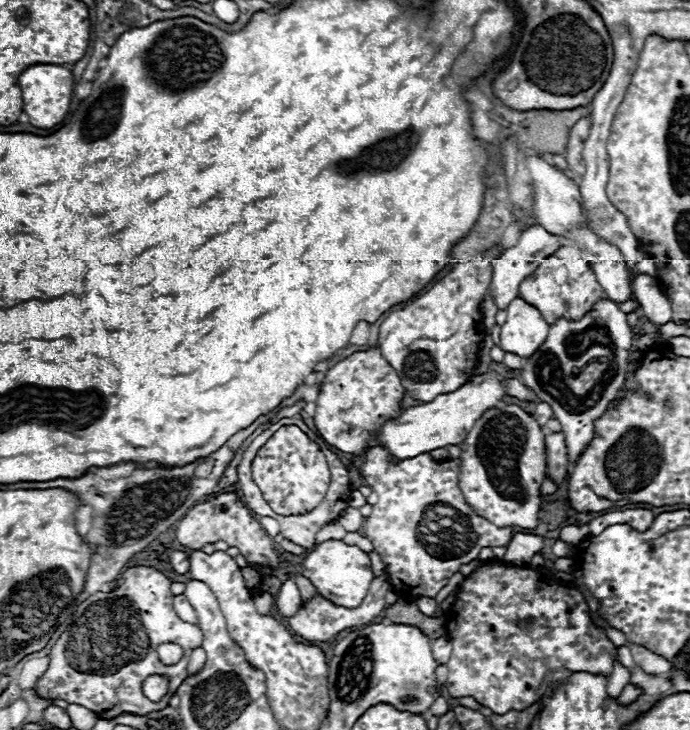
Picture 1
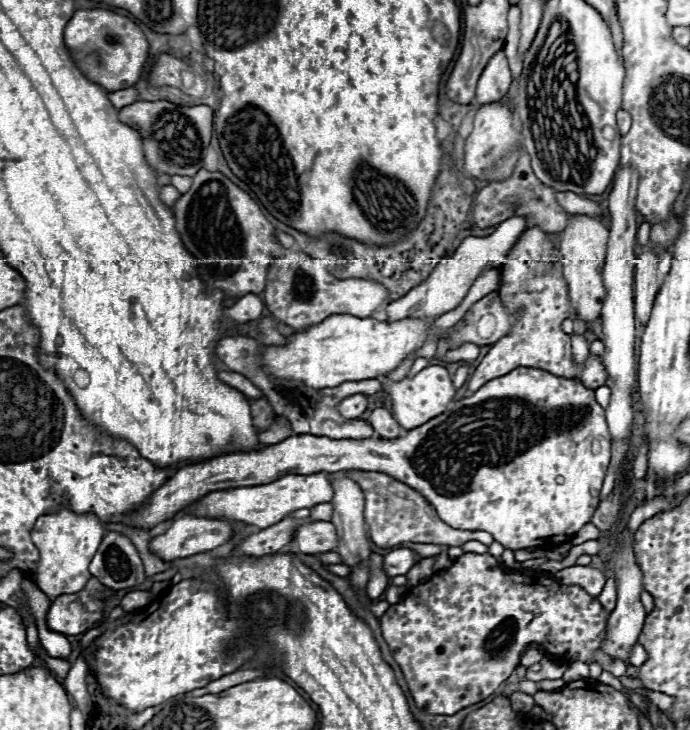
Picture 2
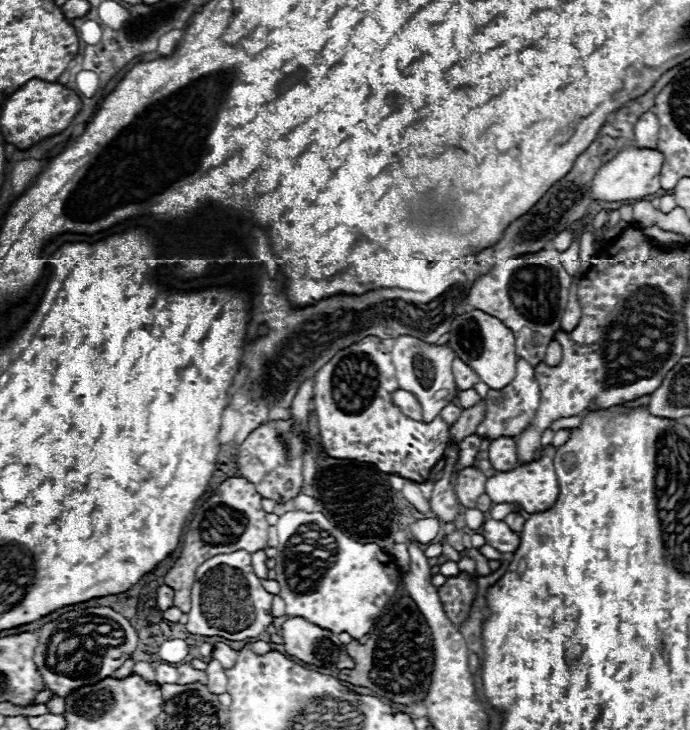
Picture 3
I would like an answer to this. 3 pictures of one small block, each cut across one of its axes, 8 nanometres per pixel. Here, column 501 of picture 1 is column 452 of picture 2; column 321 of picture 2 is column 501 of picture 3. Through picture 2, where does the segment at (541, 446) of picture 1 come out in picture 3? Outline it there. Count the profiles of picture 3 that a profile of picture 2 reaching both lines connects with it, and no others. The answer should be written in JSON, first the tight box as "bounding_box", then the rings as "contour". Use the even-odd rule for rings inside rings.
{"bounding_box":[490,436,518,470],"contour":[[[502,436],[490,442],[490,462],[494,470],[512,470],[518,464],[518,450],[516,450],[516,442],[510,436]]]}

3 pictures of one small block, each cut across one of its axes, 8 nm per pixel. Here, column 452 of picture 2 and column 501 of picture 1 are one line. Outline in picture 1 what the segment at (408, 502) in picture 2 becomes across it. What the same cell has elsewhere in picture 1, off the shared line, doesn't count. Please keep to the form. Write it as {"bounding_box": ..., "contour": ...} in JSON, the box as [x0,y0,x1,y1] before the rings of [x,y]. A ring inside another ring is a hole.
{"bounding_box":[360,446,514,598],"contour":[[[380,446],[370,448],[364,454],[360,472],[368,486],[378,494],[378,502],[372,506],[372,514],[366,518],[362,530],[364,536],[374,544],[374,550],[380,554],[382,562],[386,564],[388,578],[396,592],[400,594],[400,582],[404,582],[408,588],[412,588],[412,594],[406,598],[418,598],[418,596],[428,596],[434,598],[446,584],[448,580],[458,572],[462,564],[468,564],[478,558],[478,552],[484,546],[506,546],[510,538],[514,536],[512,528],[498,528],[492,526],[488,520],[480,518],[478,514],[472,512],[472,508],[464,502],[462,492],[458,488],[458,468],[460,460],[434,460],[430,454],[420,454],[416,458],[406,458],[402,462],[390,462],[390,456],[380,450]],[[444,502],[462,514],[466,514],[472,520],[472,530],[476,534],[474,540],[462,542],[464,546],[460,556],[450,558],[450,560],[440,560],[434,558],[426,552],[426,548],[418,542],[418,522],[424,514],[424,510],[430,504]]]}

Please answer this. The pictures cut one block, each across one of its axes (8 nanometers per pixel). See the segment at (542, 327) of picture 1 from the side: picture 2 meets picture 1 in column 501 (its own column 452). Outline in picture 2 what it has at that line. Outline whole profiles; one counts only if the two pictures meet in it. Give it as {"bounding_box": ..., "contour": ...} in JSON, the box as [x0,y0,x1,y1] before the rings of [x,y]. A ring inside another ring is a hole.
{"bounding_box":[450,292,512,348],"contour":[[[496,292],[486,294],[482,300],[474,302],[472,308],[466,312],[462,326],[458,332],[450,334],[450,348],[460,346],[462,342],[474,342],[478,346],[492,344],[508,334],[512,326],[510,314],[500,304]]]}

